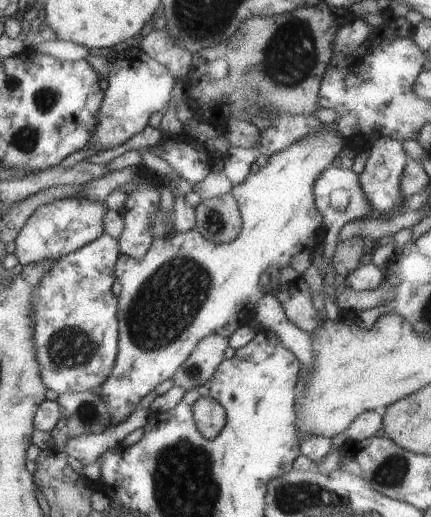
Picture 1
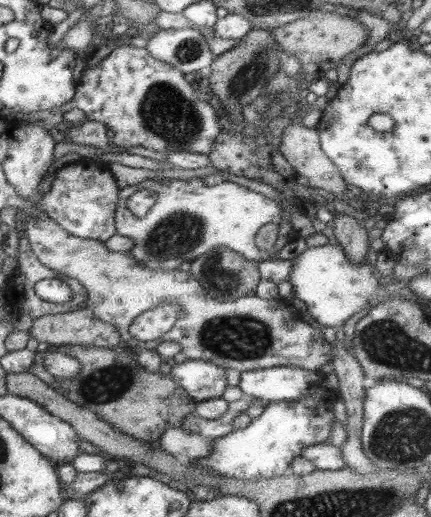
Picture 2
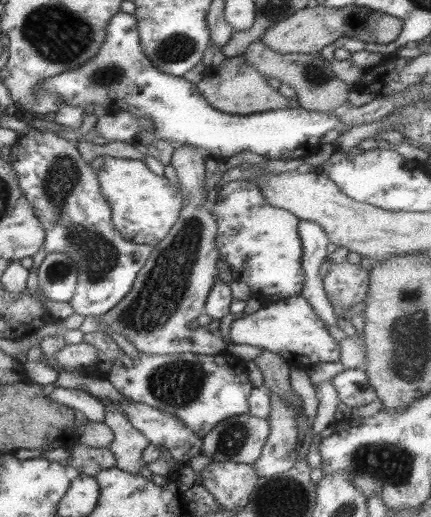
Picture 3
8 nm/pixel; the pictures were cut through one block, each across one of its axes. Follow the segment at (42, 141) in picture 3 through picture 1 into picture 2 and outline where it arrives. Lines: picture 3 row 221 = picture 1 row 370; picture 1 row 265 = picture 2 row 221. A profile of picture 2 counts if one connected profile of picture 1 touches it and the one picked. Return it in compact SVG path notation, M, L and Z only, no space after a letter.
M80 160L58 170L51 189L40 198L40 208L44 209L47 218L56 221L68 234L104 243L117 233L115 212L119 192L116 179L107 166L96 160Z

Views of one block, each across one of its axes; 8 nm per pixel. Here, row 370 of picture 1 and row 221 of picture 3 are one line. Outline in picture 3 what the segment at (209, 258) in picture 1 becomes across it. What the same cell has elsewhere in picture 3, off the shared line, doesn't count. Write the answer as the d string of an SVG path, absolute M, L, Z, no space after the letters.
M102 156L102 167L97 179L100 192L110 205L112 224L126 240L136 245L157 245L179 219L184 192L180 187L170 186L165 176L160 177L150 171L144 160Z

